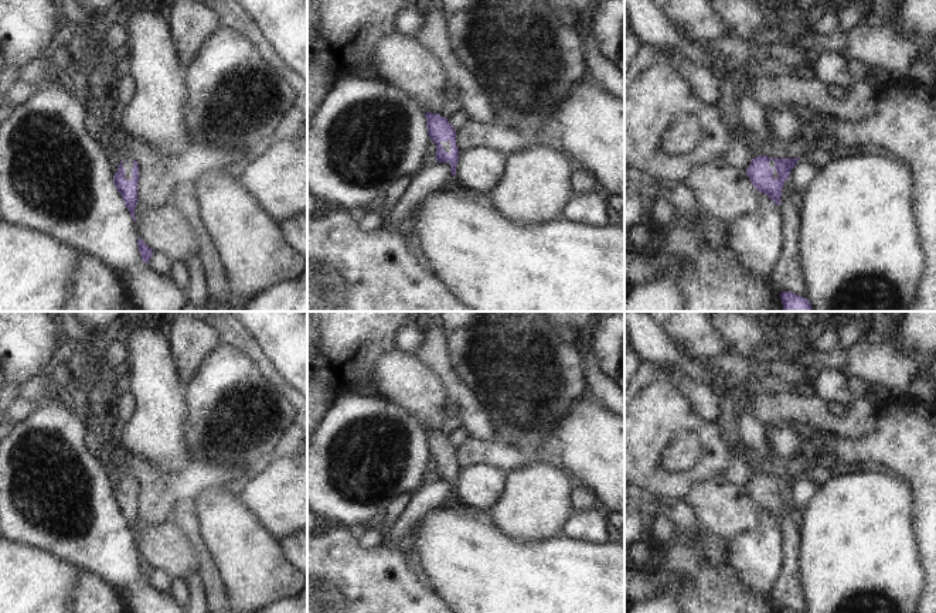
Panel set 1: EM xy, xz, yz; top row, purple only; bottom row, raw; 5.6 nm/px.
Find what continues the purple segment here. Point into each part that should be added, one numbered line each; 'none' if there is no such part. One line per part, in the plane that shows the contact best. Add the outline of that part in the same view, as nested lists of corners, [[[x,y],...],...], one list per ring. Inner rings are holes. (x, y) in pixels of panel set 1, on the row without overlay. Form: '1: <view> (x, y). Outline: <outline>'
1: xy (128, 480). Outline: [[[125,476],[122,480],[123,486],[125,486],[125,495],[130,497],[132,495],[132,487],[133,487],[133,476]]]

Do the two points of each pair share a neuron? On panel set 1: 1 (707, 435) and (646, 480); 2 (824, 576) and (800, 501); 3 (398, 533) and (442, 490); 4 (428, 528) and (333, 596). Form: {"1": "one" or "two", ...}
{"1": "one", "2": "two", "3": "one", "4": "two"}

